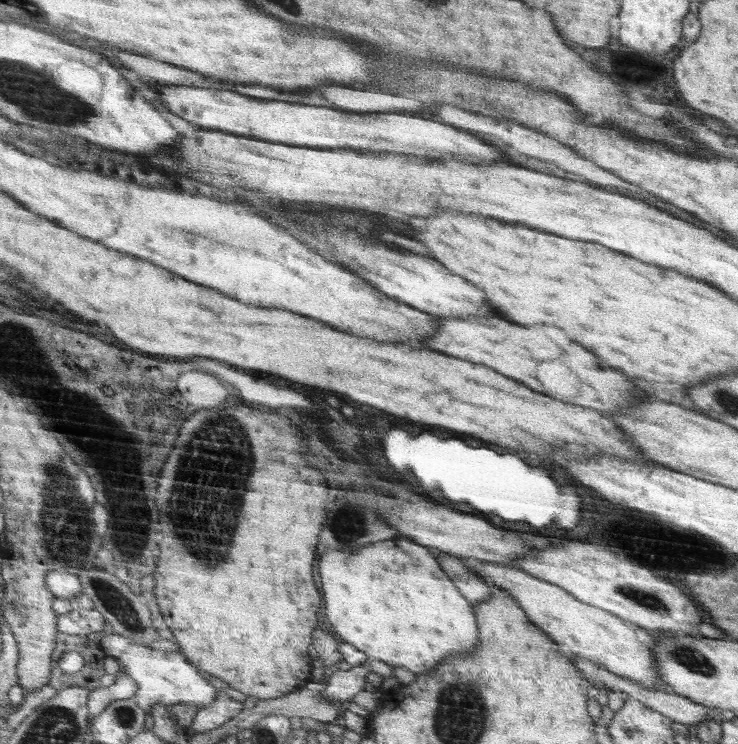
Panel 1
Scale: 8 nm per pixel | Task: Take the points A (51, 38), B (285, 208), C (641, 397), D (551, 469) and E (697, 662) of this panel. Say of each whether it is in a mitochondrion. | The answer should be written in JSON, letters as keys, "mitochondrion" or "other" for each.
{"A":"other","B":"other","C":"other","D":"other","E":"mitochondrion"}

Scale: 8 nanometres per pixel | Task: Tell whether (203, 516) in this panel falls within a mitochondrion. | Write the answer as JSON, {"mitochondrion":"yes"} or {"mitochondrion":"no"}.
{"mitochondrion":"yes"}

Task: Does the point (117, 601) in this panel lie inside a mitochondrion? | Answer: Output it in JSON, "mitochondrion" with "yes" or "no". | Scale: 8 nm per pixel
{"mitochondrion":"yes"}

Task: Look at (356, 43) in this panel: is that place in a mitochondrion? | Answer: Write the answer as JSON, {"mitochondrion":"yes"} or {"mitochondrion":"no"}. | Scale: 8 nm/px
{"mitochondrion":"no"}

